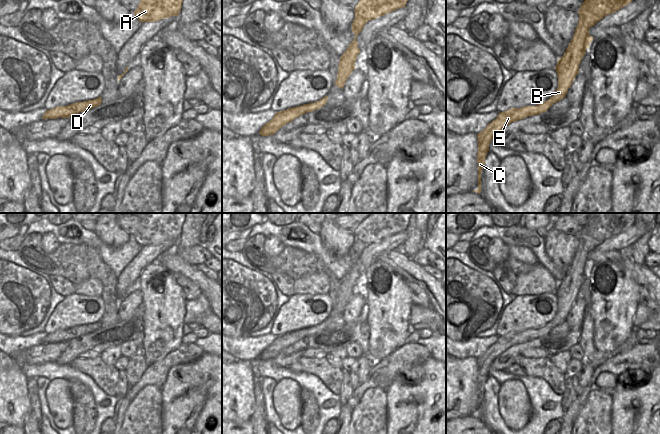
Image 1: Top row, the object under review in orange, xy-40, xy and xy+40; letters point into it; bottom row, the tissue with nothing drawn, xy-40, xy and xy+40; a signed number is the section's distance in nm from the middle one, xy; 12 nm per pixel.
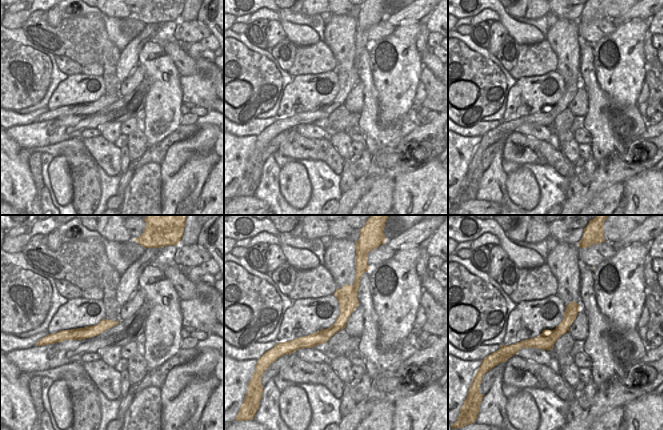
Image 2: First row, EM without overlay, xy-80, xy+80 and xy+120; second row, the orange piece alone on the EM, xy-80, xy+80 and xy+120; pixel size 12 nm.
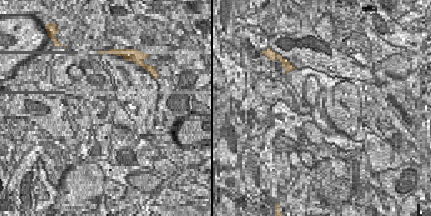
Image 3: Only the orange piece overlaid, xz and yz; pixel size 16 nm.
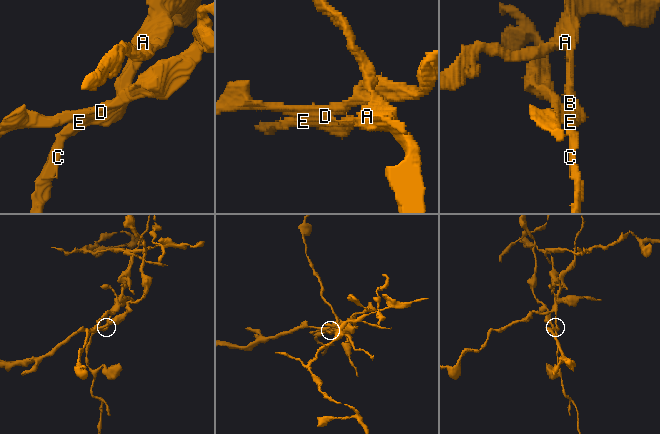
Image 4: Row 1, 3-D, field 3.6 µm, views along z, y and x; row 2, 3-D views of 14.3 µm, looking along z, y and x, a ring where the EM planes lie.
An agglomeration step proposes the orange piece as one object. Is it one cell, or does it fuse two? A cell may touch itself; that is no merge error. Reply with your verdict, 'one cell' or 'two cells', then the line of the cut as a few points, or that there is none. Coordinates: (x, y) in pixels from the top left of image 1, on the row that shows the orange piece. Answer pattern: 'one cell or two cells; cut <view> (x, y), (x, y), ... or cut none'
two cells; cut xy (326, 102), (317, 106), (302, 105)

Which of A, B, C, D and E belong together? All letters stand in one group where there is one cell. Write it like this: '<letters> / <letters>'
A B C E / D

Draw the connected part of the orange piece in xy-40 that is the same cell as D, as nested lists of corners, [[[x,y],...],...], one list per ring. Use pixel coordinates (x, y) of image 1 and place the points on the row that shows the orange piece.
[[[98,97],[93,100],[87,100],[85,102],[76,102],[68,106],[58,106],[47,110],[42,119],[55,119],[65,115],[75,115],[80,112],[88,111],[94,107],[98,107],[102,103],[102,98]]]

